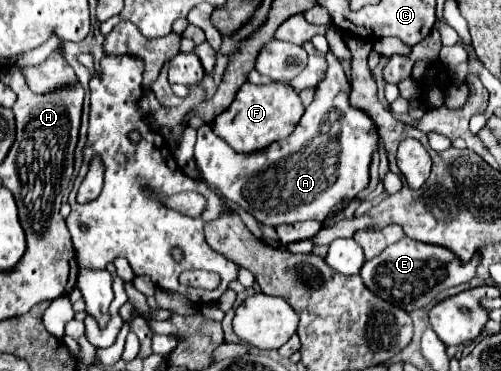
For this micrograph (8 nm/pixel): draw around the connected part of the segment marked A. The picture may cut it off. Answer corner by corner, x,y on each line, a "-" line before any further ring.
331,52
327,54
327,74
317,84
313,102
305,108
305,114
295,128
291,136
285,140
269,144
265,150
257,150
253,154
239,154
235,152
225,140
217,138
217,134
207,126
197,128
197,144
195,144
195,160
199,170
203,172
203,178
225,198
247,210
257,222
269,224
269,226
281,226
281,224
295,224
303,220
317,220
323,222
329,210
347,196
347,190
361,190
369,184
369,166
373,152
379,146
379,134
375,128
375,122
371,116
355,108
349,102
351,84
341,65
341,62

